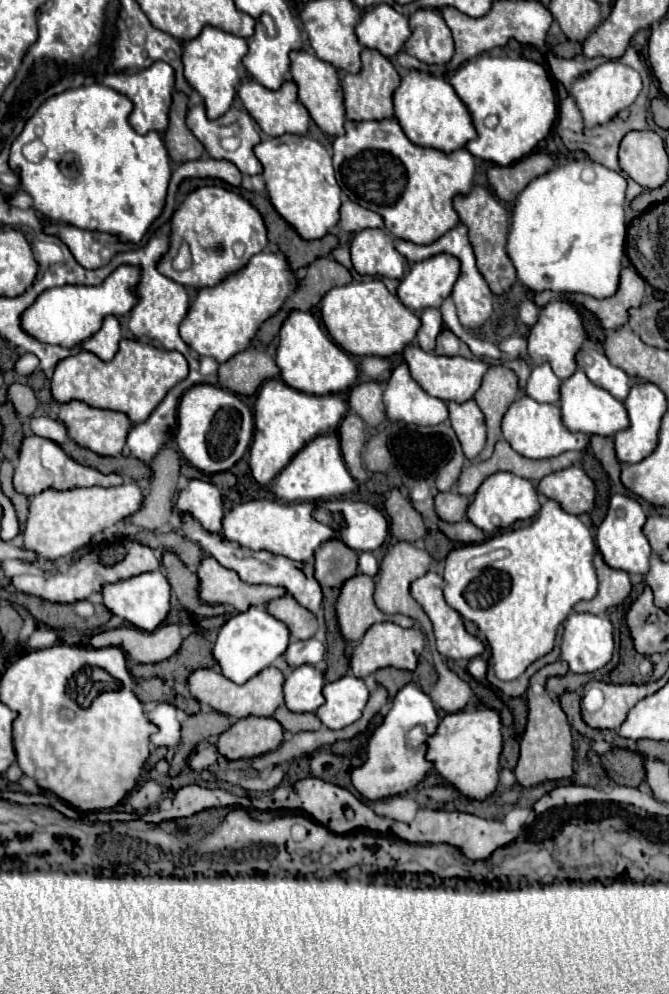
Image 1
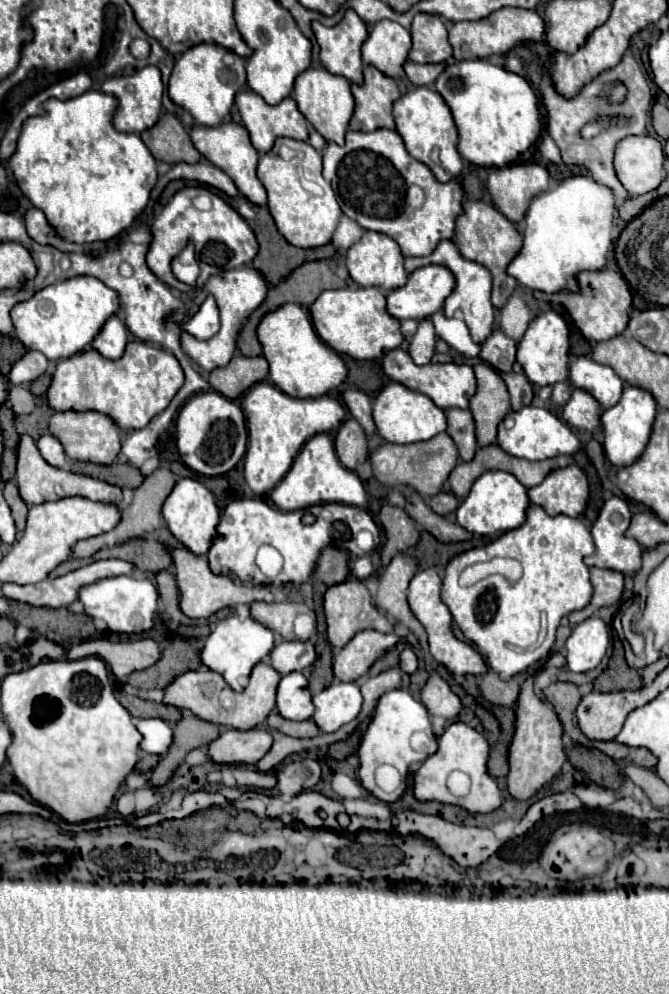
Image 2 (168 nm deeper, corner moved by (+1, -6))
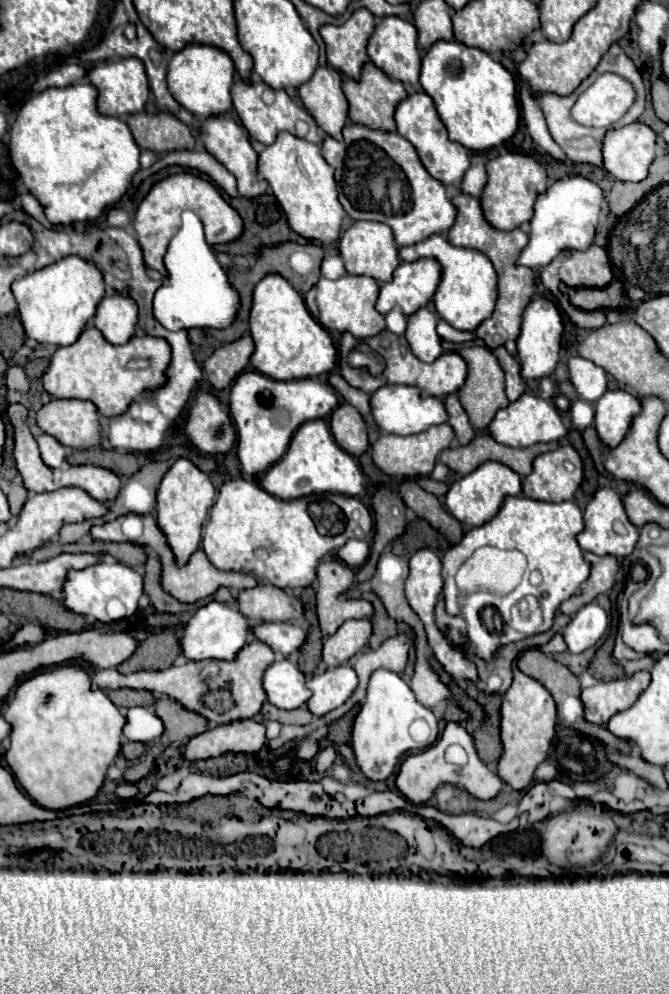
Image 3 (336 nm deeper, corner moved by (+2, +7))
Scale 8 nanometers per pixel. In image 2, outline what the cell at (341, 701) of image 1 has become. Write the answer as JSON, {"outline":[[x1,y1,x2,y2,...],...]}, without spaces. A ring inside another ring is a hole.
{"outline":[[333,682,313,696,313,720,323,732,339,730,361,712,361,692,355,682]]}

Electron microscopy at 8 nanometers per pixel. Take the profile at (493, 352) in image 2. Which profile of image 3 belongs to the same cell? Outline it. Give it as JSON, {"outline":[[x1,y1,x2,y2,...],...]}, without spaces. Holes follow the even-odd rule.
{"outline":[[460,193,452,199,452,203,458,207,458,215,456,215,456,223,448,231,448,241,456,247,470,247,470,249,482,251,492,261,496,275,498,275,498,299,496,299,494,313,490,319,484,319,476,329,476,337,482,339,486,343,486,347,496,349,496,347,504,345,506,341,518,339,522,311,534,295,534,281,536,281,534,271,516,263,520,251,528,243,528,235,520,227,512,229,512,231,500,231,500,229,492,227,482,213,480,201,472,195]]}

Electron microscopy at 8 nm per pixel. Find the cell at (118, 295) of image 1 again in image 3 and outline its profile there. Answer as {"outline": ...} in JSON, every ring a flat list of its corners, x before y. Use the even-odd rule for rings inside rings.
{"outline":[[70,255,40,271,34,271,12,283,12,293,18,303,18,315,30,339,42,345,72,345,94,317,98,303,106,295,106,285,100,269,82,257]]}

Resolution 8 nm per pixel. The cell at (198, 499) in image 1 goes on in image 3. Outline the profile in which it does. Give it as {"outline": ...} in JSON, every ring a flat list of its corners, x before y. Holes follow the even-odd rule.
{"outline":[[178,459,170,471,164,475,158,489,158,525,172,547,178,565,184,565,190,555,200,547,202,525,208,517,210,507,214,505,214,485,208,475,202,473,188,459]]}

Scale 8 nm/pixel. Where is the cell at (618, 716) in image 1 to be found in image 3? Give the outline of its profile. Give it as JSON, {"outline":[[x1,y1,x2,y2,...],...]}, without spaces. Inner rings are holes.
{"outline":[[650,671,634,673,632,677,596,683,594,687,582,689,584,717,594,725,606,725,608,719,628,707,642,695,642,691,650,685]]}

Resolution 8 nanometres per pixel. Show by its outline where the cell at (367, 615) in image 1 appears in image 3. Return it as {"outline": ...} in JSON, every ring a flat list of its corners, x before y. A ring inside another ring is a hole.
{"outline":[[338,559,318,565,318,591,316,613,324,635,336,633,336,629,348,619,370,619,372,603,366,599,340,599,342,593,354,583,354,571]]}

